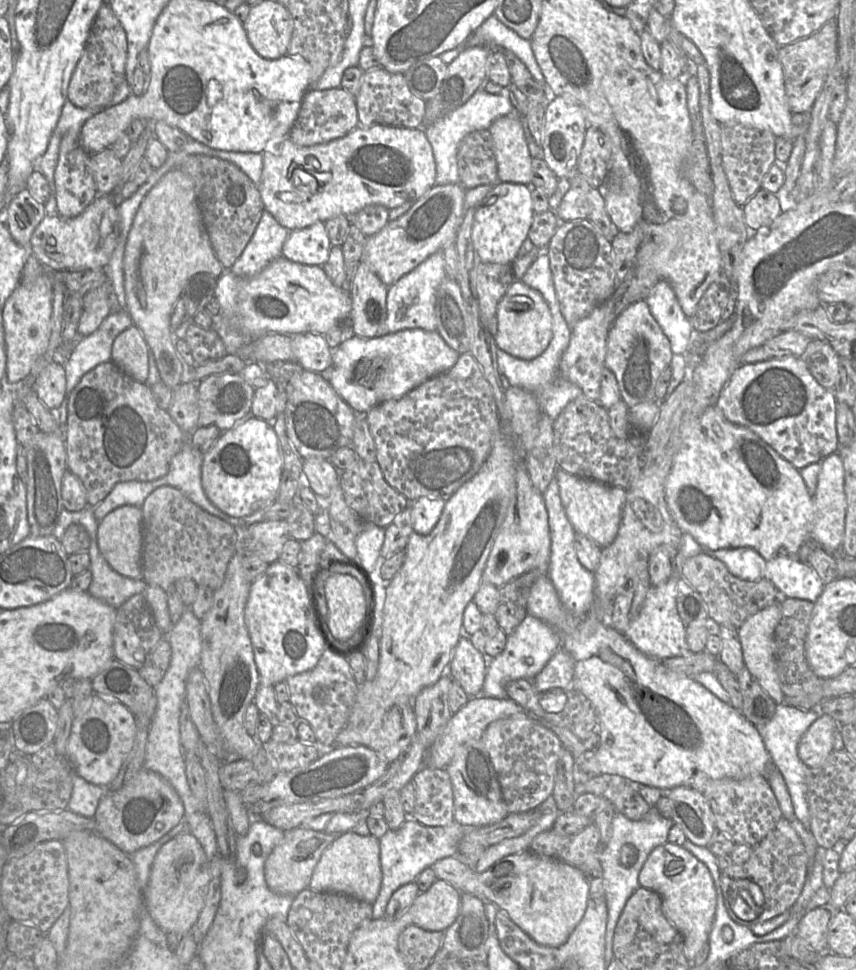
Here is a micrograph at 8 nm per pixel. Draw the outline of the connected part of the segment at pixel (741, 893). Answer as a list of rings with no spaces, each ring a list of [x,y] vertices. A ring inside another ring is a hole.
[[[781,818],[775,828],[755,847],[748,861],[742,864],[732,864],[721,871],[721,888],[724,905],[730,918],[747,927],[763,923],[785,911],[789,911],[800,896],[809,873],[809,856],[804,844],[790,822]]]

